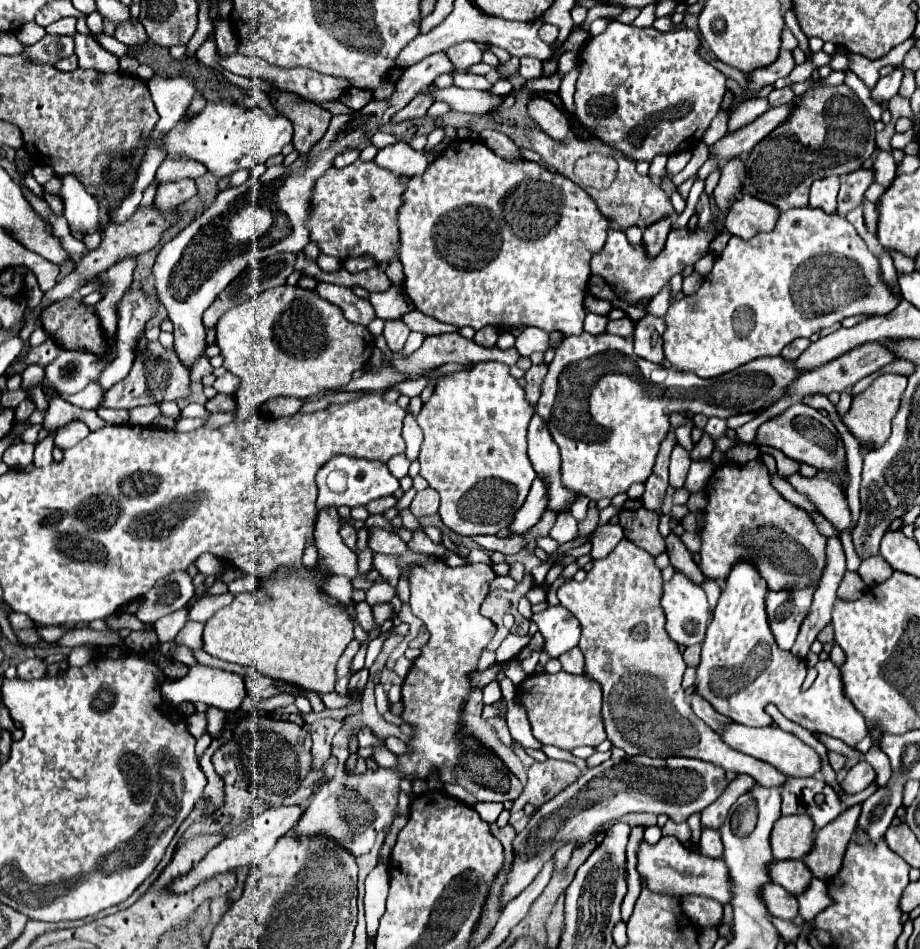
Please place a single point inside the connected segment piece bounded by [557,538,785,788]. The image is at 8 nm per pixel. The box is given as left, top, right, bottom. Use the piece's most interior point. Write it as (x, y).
(623, 639)

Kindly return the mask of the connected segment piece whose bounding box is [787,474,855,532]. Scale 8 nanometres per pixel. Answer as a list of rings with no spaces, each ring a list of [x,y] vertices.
[[[793,474],[787,478],[799,492],[807,494],[811,502],[819,508],[819,512],[839,530],[853,532],[855,524],[851,520],[851,512],[847,506],[847,496],[841,488],[825,478],[803,478],[801,474]]]

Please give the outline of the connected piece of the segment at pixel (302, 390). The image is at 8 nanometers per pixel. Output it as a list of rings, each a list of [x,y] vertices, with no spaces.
[[[277,286],[265,290],[257,298],[243,302],[237,308],[225,312],[219,318],[219,348],[221,356],[225,358],[223,366],[241,378],[241,386],[235,392],[235,402],[239,406],[237,420],[247,420],[261,404],[275,396],[289,396],[289,394],[317,394],[321,388],[337,388],[351,380],[351,374],[363,368],[371,352],[375,348],[373,336],[361,324],[353,324],[345,320],[341,310],[327,300],[321,300],[313,290],[303,290],[297,286]]]

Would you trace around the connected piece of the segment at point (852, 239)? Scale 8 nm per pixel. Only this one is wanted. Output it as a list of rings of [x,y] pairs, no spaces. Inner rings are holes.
[[[795,208],[783,212],[769,234],[757,234],[751,240],[731,236],[725,250],[715,258],[715,266],[709,276],[705,276],[701,288],[669,306],[665,314],[667,330],[663,334],[665,358],[681,372],[713,378],[749,360],[779,356],[791,340],[809,338],[847,316],[889,314],[899,302],[901,296],[893,294],[883,282],[877,256],[869,252],[853,224],[839,214],[827,214],[819,208]]]

